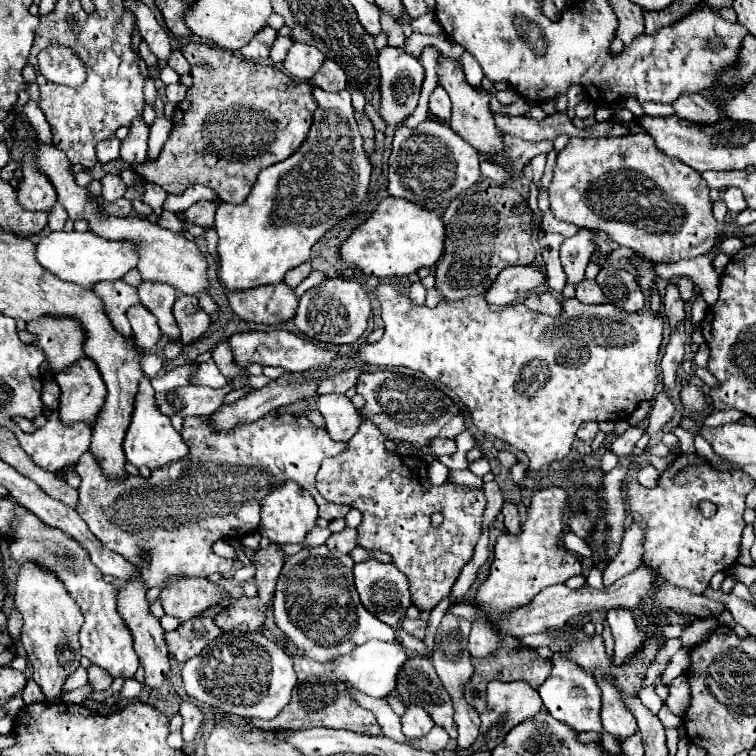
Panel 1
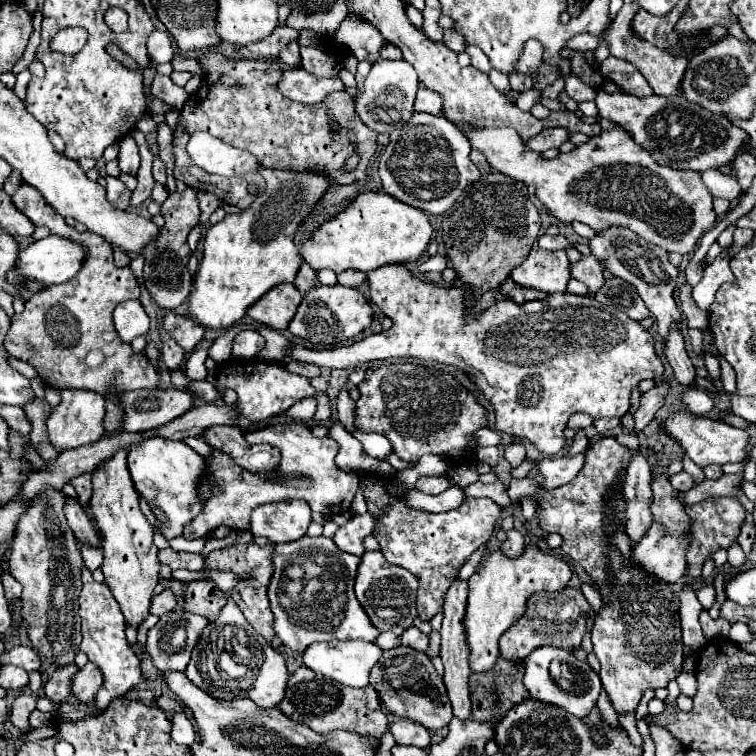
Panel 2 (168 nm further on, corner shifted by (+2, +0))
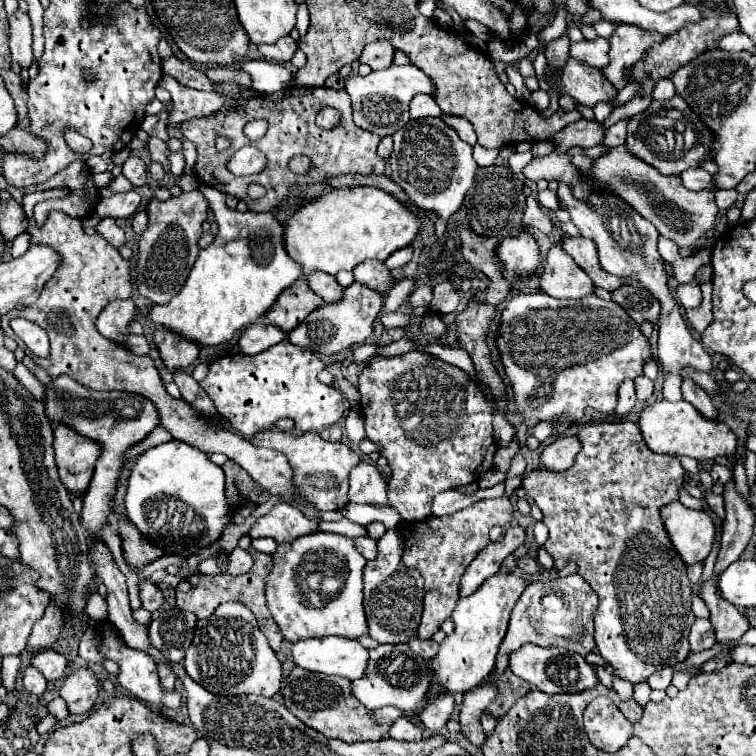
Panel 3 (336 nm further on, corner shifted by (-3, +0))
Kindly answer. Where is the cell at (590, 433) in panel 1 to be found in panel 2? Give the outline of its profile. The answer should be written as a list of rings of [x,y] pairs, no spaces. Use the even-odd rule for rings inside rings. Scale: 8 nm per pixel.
[[[578,429],[574,439],[572,439],[572,443],[566,447],[566,455],[572,457],[572,455],[578,455],[578,453],[584,453],[586,447],[588,447],[588,437],[584,435],[582,429]]]

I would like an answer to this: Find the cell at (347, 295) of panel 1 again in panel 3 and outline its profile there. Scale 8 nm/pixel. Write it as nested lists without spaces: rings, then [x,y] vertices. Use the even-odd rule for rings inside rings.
[[[353,283],[343,289],[343,297],[339,303],[321,303],[307,319],[289,333],[289,341],[303,349],[321,353],[321,355],[335,355],[355,343],[365,343],[373,333],[373,323],[381,313],[383,297],[359,283]]]

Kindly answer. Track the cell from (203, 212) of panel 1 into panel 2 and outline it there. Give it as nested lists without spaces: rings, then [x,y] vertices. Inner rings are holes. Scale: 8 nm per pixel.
[[[186,187],[186,191],[182,193],[170,193],[168,199],[162,203],[162,217],[164,217],[164,225],[160,227],[156,239],[150,241],[150,245],[144,247],[144,279],[146,279],[146,289],[150,293],[150,299],[168,311],[174,311],[176,307],[180,307],[192,289],[192,275],[188,271],[188,259],[190,259],[190,247],[186,243],[186,237],[190,233],[190,229],[198,223],[200,219],[200,207],[198,207],[198,199],[196,199],[196,189]]]

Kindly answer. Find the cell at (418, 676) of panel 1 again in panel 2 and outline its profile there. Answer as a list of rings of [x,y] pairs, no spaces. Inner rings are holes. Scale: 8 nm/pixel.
[[[404,645],[382,651],[382,659],[376,663],[374,671],[370,671],[370,685],[378,691],[384,707],[396,717],[412,719],[432,731],[446,727],[452,719],[452,705],[446,687],[426,653]]]

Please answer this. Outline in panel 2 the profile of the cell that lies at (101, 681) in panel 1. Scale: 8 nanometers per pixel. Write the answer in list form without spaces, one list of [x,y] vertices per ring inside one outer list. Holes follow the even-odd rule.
[[[88,663],[72,677],[72,695],[78,703],[88,703],[94,699],[102,685],[102,673],[94,663]]]

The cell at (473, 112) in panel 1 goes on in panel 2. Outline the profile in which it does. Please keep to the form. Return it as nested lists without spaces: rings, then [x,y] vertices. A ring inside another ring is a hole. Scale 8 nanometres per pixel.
[[[498,127],[498,129],[476,129],[466,133],[472,147],[482,151],[492,169],[522,181],[524,185],[532,183],[536,187],[536,197],[548,207],[548,211],[564,223],[582,221],[596,231],[604,231],[614,225],[622,225],[638,233],[642,239],[660,245],[668,253],[692,253],[698,245],[698,239],[716,223],[716,213],[713,209],[713,197],[710,195],[700,173],[694,171],[674,171],[670,167],[662,167],[644,151],[634,139],[622,129],[612,127],[610,131],[602,131],[592,137],[588,143],[576,147],[570,153],[560,153],[554,159],[544,159],[540,153],[530,151],[524,141],[518,137],[514,127]]]

